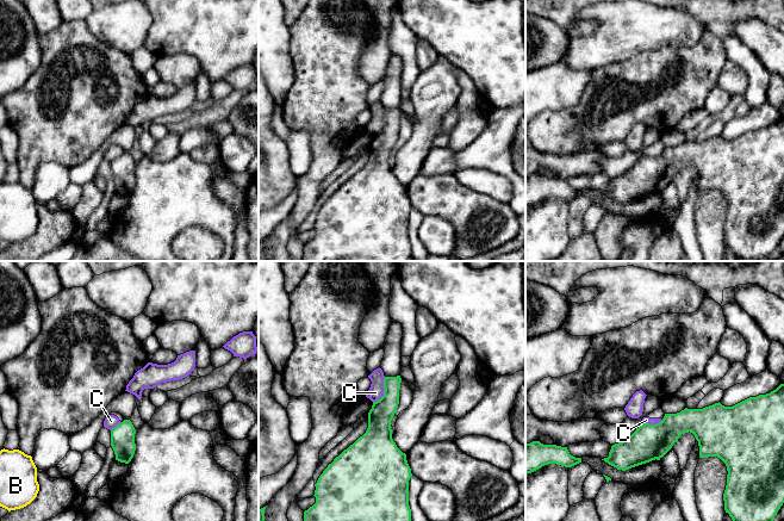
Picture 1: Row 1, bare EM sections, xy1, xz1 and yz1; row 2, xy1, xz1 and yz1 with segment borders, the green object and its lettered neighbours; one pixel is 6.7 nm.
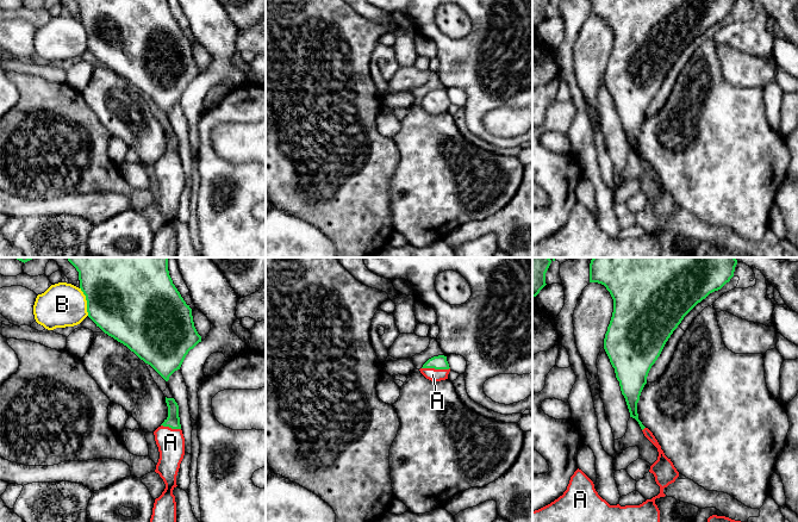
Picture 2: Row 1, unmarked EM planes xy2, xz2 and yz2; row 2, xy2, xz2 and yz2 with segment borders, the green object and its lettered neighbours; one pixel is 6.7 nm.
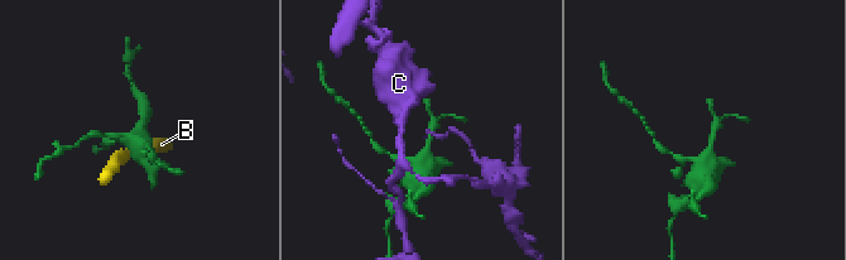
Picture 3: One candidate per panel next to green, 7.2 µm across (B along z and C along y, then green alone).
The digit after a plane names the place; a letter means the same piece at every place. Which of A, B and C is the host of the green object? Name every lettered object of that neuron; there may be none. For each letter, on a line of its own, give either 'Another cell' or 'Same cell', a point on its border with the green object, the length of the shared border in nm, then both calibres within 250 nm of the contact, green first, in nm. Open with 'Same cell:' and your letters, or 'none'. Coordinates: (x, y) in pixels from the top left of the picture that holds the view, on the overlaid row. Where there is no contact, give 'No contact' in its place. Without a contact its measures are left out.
Same cell: A
A: Same cell. Touches green at xz2 (436, 368). Shared border 190 nm. Thickness 100 nm (green) against 90 nm
B: Another cell. Touches green at xy2 (87, 302). Shared border 200 nm. Thickness 500 nm (green) against 300 nm
C: Another cell. Touches green at xz1 (384, 391). Shared border 190 nm. Thickness 160 nm (green) against 100 nm

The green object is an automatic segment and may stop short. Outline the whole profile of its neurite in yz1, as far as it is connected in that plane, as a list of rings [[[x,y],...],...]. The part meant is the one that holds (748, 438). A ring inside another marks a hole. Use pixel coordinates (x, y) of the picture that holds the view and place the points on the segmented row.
[[[784,384],[766,395],[749,397],[733,407],[720,402],[703,409],[685,408],[677,414],[665,414],[657,424],[645,423],[622,442],[611,446],[605,463],[617,470],[660,460],[678,441],[682,434],[692,433],[698,441],[699,458],[717,457],[727,466],[727,485],[723,494],[724,510],[733,521],[773,521],[784,503]]]

